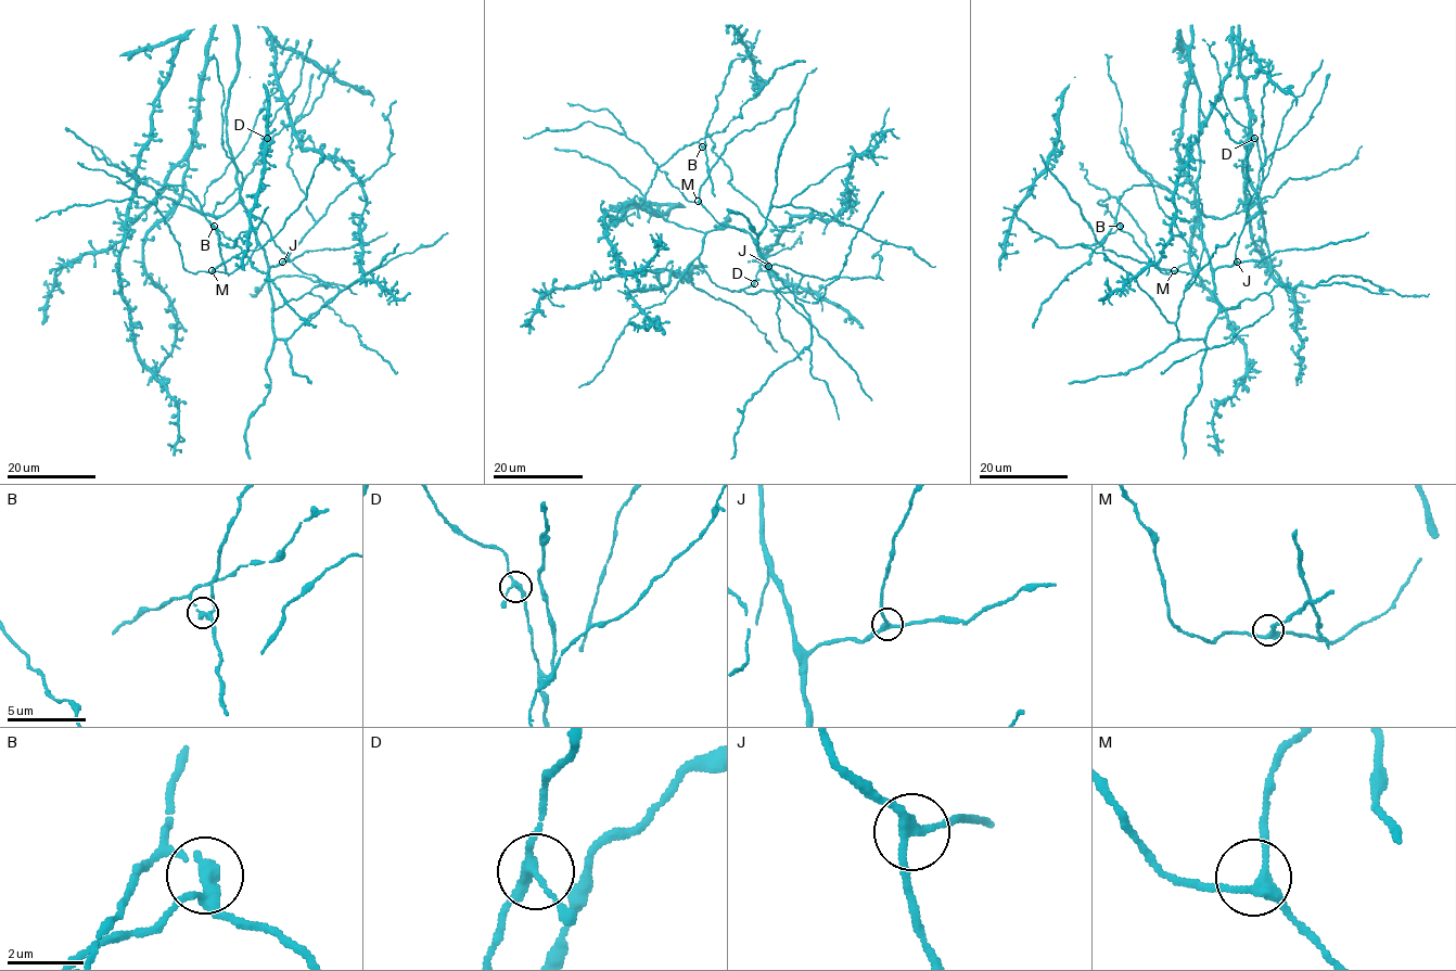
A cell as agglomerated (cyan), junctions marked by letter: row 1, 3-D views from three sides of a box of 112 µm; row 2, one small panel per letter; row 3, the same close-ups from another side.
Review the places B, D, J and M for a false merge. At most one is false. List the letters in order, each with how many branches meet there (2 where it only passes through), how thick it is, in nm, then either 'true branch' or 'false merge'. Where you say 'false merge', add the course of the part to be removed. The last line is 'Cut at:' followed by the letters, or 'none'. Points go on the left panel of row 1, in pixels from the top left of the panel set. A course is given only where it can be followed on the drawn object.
B: branches 3; calibre 240 nm; false merge; course (214, 226), (217, 239), (233, 247), (240, 233), (252, 230), (260, 222), (268, 207)
D: branches 3; calibre 240 nm; true branch
J: branches 3; calibre 240 nm; true branch
M: branches 3; calibre 240 nm; true branch
Cut at: B

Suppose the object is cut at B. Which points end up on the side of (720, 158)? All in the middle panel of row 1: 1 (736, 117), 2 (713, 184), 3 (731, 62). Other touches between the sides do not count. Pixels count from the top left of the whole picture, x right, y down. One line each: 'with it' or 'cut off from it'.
1: with it
2: cut off from it
3: cut off from it

